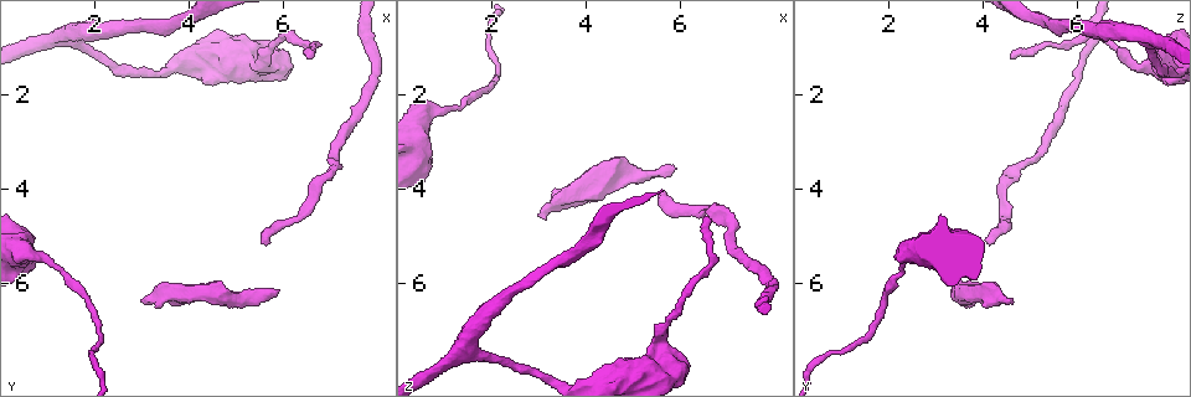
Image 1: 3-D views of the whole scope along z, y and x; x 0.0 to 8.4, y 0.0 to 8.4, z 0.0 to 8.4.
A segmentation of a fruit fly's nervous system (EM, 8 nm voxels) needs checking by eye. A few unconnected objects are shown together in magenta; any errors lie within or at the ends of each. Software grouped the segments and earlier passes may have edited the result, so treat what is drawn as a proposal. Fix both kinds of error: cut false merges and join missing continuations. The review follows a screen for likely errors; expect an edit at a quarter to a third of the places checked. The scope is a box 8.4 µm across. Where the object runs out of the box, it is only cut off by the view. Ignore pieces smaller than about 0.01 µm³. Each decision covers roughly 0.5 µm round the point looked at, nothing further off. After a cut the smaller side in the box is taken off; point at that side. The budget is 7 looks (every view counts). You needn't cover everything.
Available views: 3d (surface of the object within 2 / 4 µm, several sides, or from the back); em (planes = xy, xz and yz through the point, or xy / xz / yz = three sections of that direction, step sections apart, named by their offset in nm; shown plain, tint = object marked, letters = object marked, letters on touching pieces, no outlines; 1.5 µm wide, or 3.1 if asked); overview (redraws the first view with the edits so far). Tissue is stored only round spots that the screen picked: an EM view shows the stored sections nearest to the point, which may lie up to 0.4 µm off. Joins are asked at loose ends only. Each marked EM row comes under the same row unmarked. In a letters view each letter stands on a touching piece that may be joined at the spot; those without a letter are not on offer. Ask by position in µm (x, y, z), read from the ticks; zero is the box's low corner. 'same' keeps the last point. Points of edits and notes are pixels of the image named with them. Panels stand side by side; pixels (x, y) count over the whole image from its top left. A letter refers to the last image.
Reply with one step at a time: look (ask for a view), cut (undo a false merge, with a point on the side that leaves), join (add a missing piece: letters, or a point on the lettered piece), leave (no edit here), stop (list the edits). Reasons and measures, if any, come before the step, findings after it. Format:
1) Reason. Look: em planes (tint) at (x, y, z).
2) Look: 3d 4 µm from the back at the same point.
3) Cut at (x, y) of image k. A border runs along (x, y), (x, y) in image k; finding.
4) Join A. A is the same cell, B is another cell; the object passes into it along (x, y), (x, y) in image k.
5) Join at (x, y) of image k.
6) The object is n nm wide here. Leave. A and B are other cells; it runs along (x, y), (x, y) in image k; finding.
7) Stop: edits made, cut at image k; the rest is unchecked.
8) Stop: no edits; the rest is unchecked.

Look: 3d 4 µm from the back at (6.00, 1.45, 7.45).

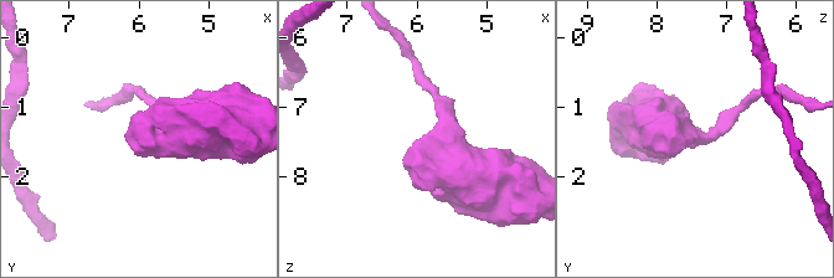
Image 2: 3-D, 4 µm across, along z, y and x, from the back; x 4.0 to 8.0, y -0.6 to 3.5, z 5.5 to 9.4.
Look: em planes (letters) at (5.95, 1.50, 7.45).

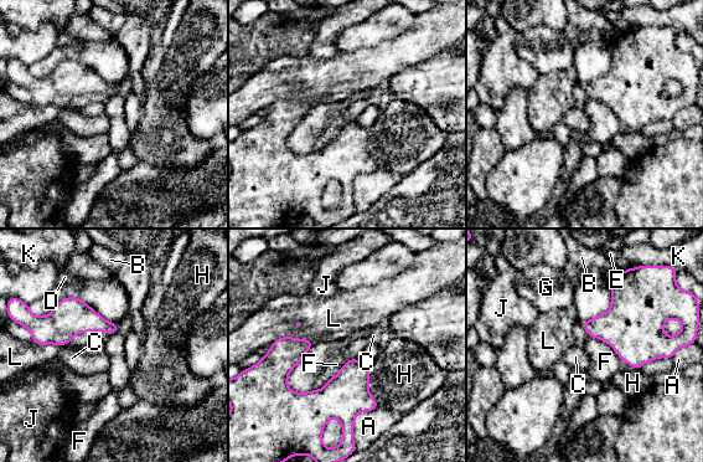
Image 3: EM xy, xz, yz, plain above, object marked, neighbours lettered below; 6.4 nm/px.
Leave. A, B, C, D, E, F, G, H, J, K and L are other cells; a border runs along (356, 357), (314, 390) in image 3; none of them fits.

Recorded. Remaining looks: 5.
Thick turns thin. Look: em planes (tint) at (0.65, 5.35, 2.40).

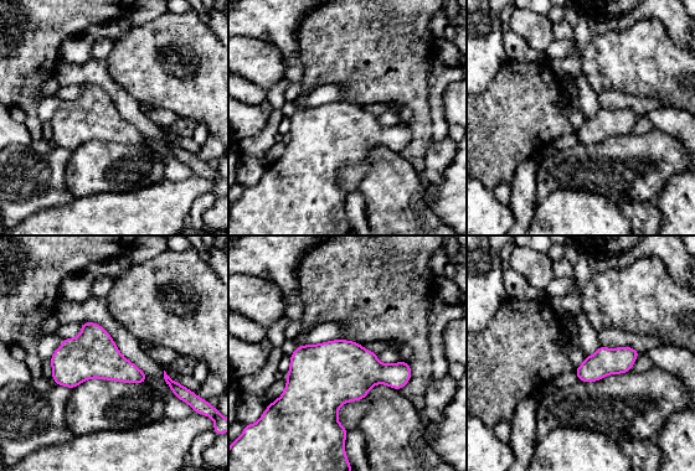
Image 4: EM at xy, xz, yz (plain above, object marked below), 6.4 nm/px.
See the neighbours. Look: em planes (letters) at the same point.

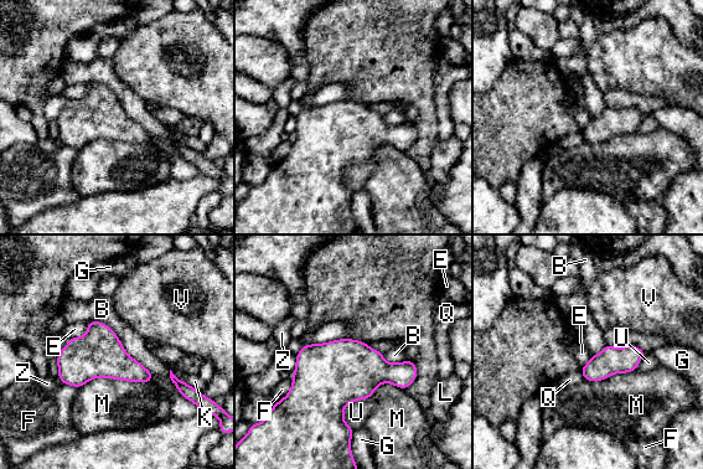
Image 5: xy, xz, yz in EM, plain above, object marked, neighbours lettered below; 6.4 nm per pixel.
The longest contact is with B, 600 nm. Leave. B, E, F, G, K, L, M, Q, U, V and Z are other cells; a border runs along (151, 381), (93, 377), (78, 388) in image 5; one cell here.

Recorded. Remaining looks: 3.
An open end. Look: 3d 2 µm at (5.85, 6.15, 3.60).

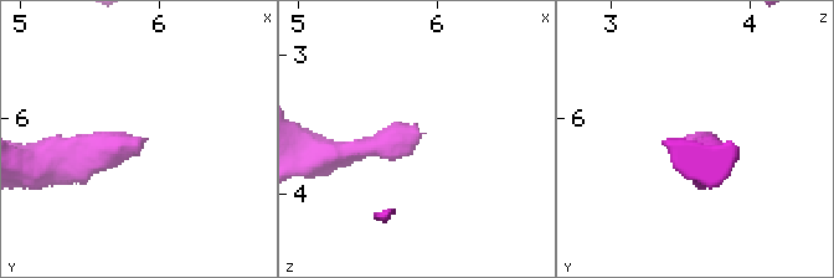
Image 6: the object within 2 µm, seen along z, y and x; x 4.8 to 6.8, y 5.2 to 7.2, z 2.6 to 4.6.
Need the tissue. Look: em planes (tint) at (5.88, 6.18, 3.62).

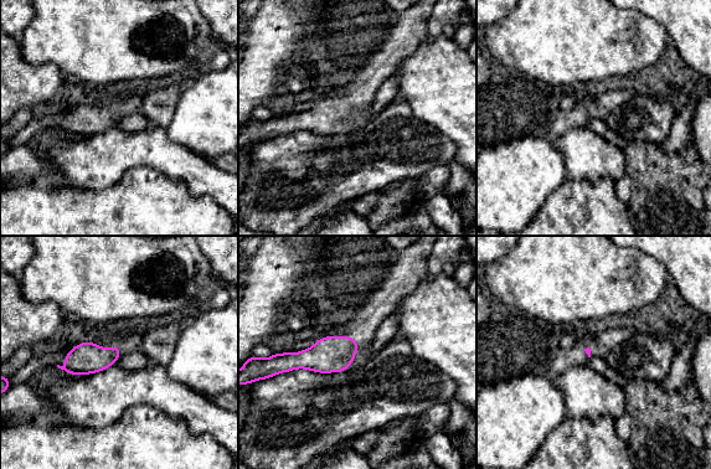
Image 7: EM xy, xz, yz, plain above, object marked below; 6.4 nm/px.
Look: em planes (letters) at the same point.

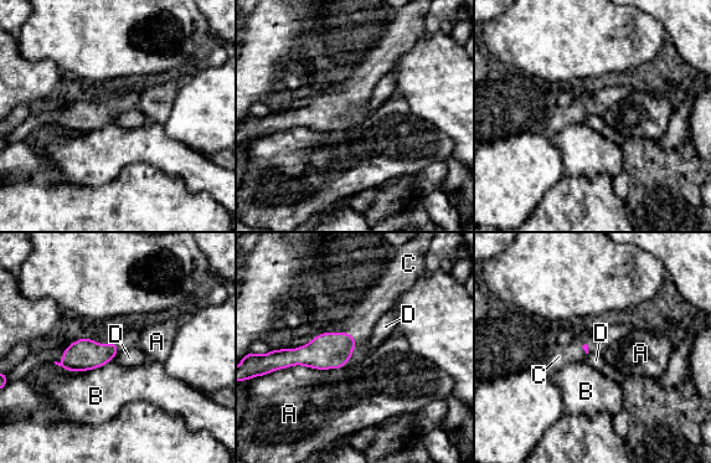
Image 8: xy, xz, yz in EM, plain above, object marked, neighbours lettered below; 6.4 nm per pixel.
The longest contact is with A, 460 nm. Join C. C is the same cell, A, B and D are other cells; it goes on there.

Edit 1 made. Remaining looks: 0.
Stop: edits made, join at image 8; the rest is unchecked.

